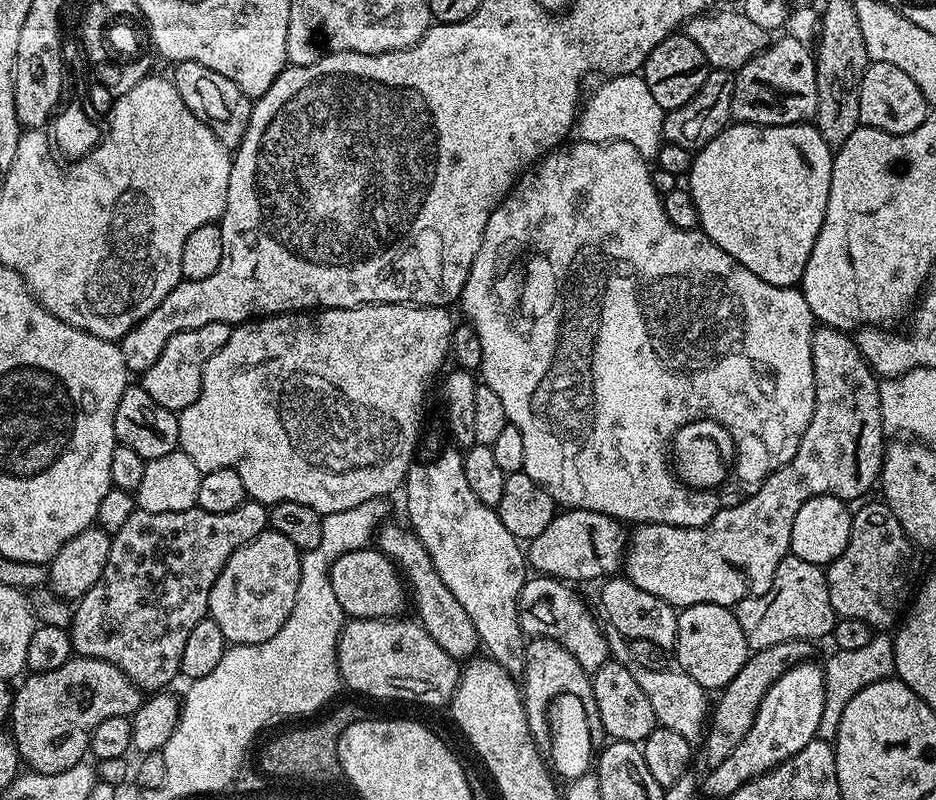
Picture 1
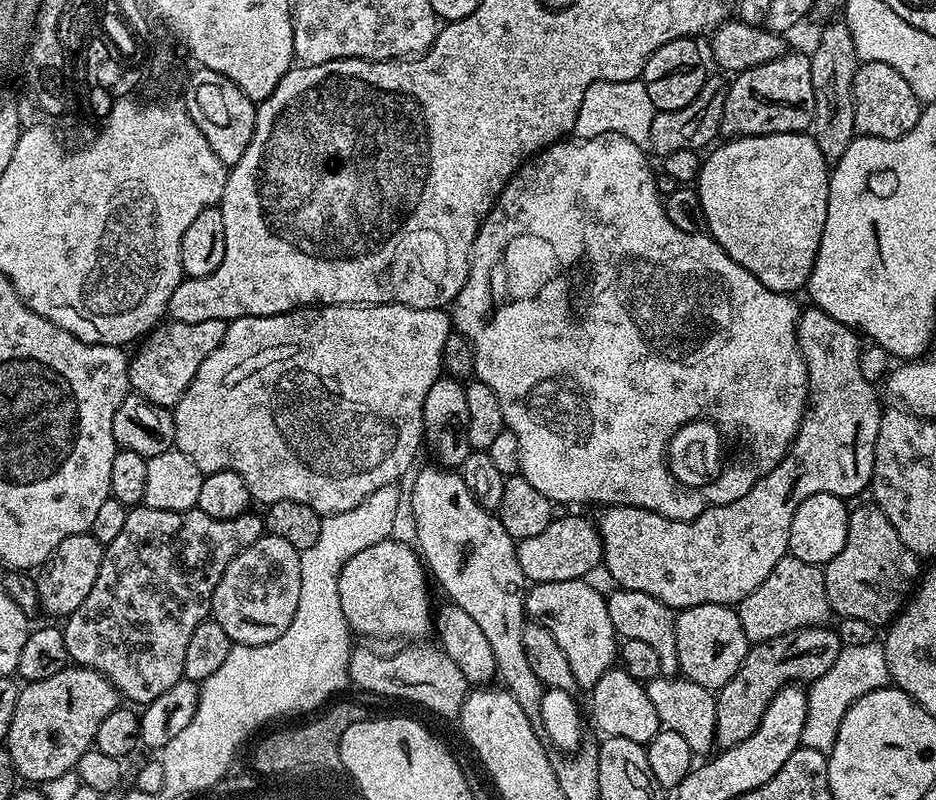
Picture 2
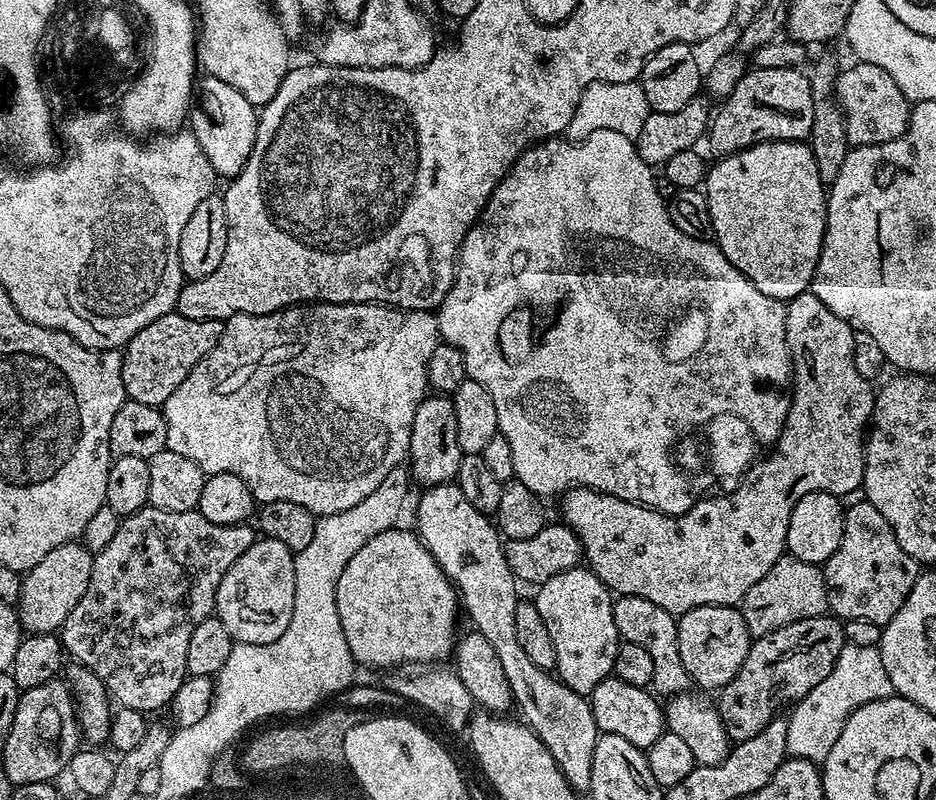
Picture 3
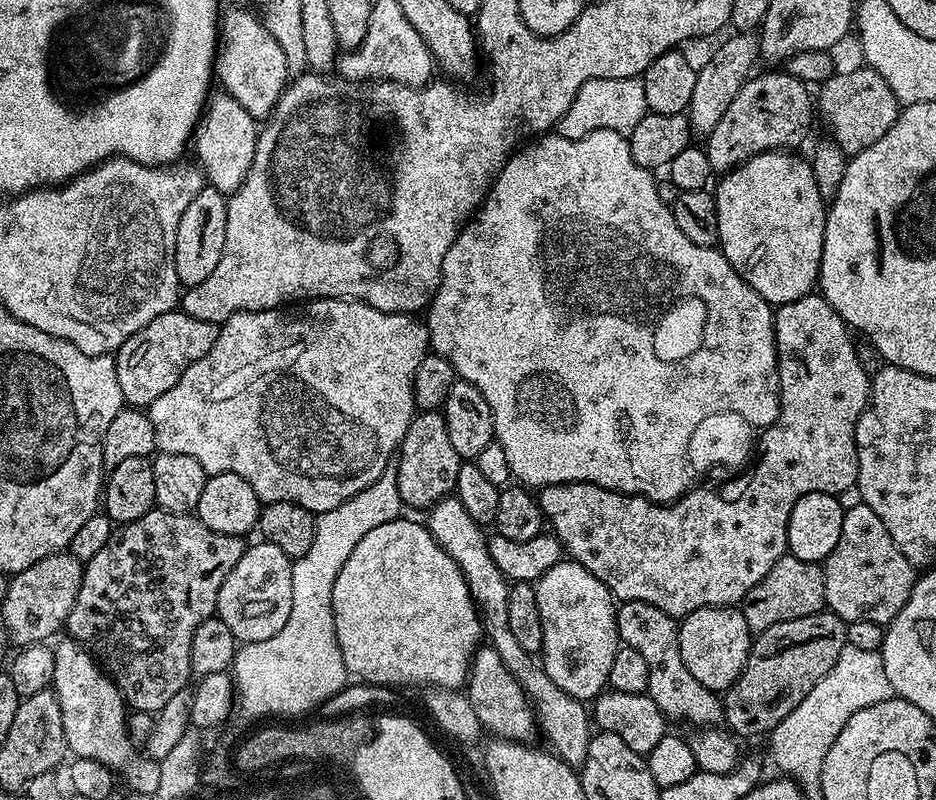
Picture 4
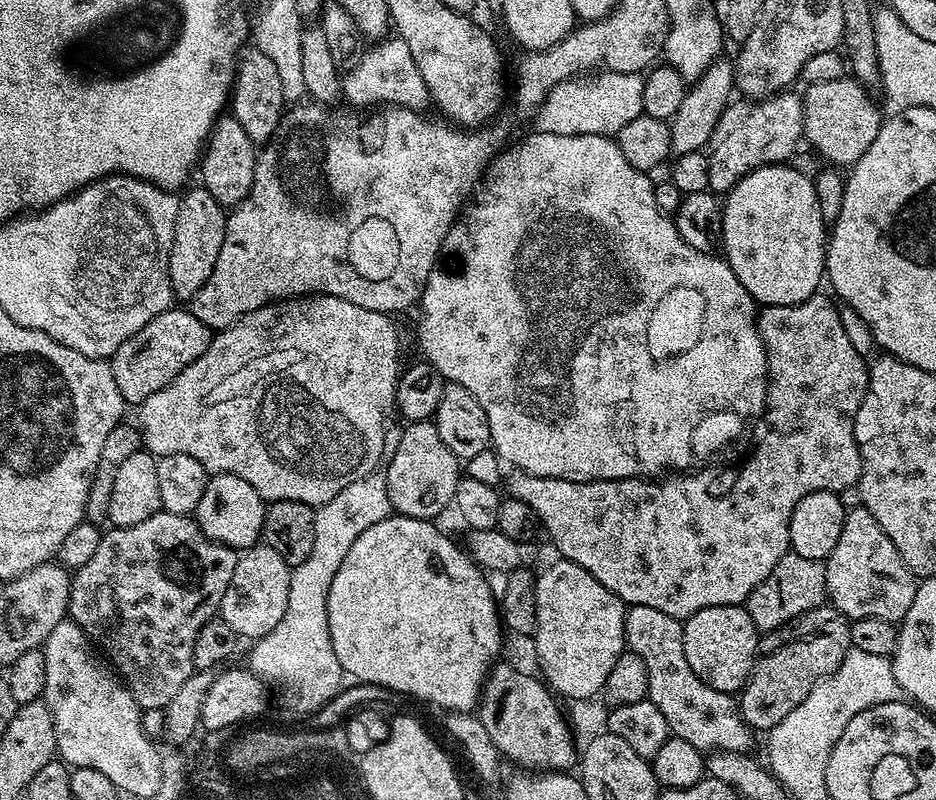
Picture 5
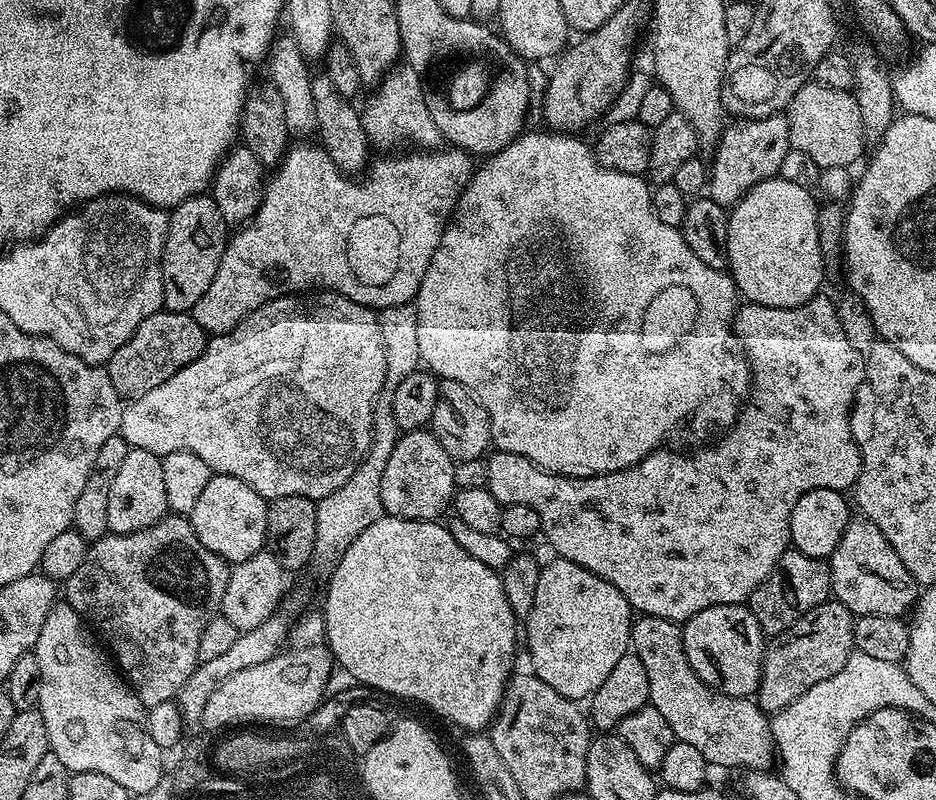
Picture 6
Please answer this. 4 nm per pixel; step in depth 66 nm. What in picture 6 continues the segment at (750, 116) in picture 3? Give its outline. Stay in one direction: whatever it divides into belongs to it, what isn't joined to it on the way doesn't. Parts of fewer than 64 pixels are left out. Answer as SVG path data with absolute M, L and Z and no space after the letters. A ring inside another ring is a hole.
M777 114L745 120L736 118L723 129L720 139L711 153L710 171L708 174L707 199L718 202L722 207L731 209L745 194L758 182L768 180L781 171L784 159L790 153L792 143L792 130L787 115Z

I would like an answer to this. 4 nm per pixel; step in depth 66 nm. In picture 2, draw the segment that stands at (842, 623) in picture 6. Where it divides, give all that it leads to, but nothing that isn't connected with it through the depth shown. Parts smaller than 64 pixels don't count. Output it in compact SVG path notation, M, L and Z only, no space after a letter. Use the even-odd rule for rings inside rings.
M828 627L799 628L749 647L734 678L715 693L717 749L733 748L738 746L738 742L746 742L746 738L758 730L758 722L762 722L762 714L766 714L766 706L770 706L774 694L804 682L800 680L811 682L822 678L822 674L834 666L834 658L838 658L842 645L837 629Z

